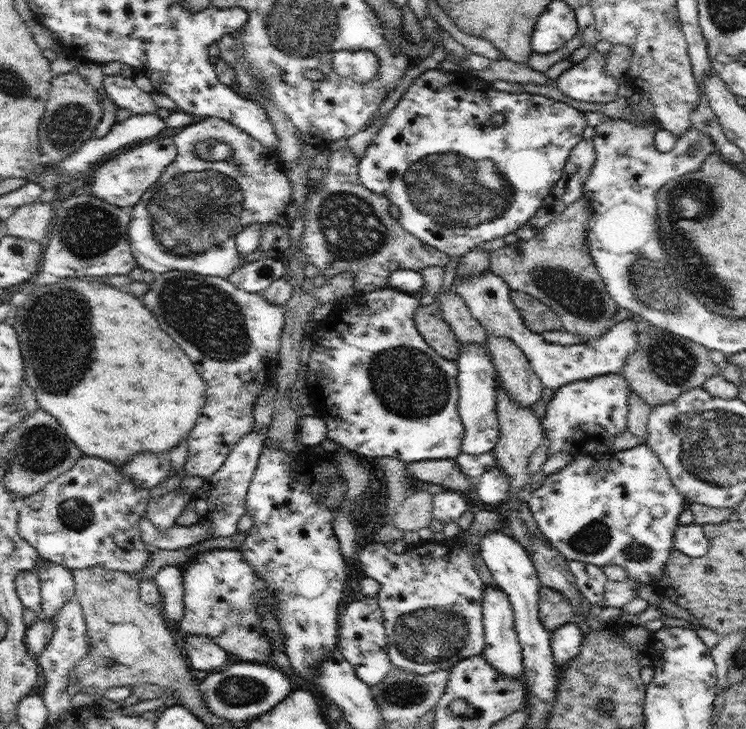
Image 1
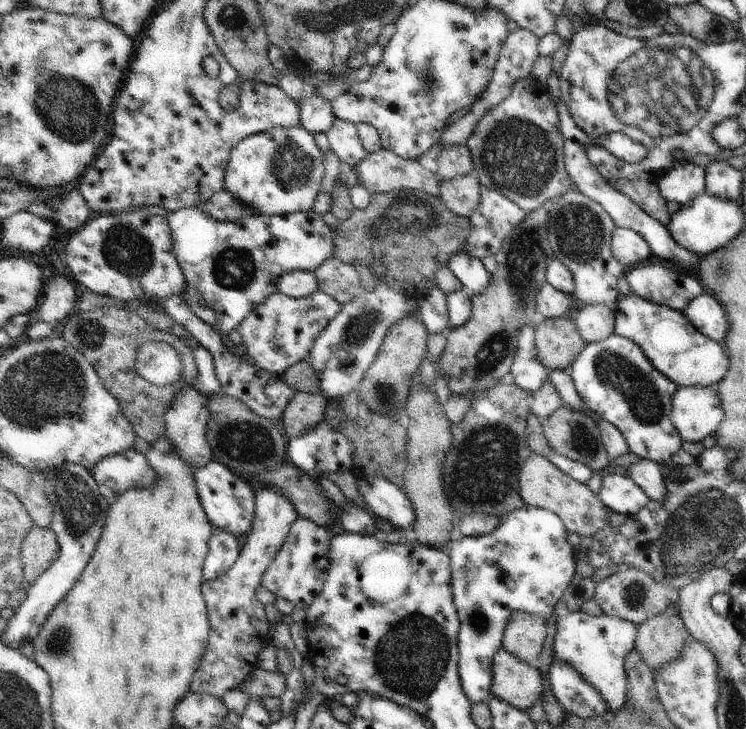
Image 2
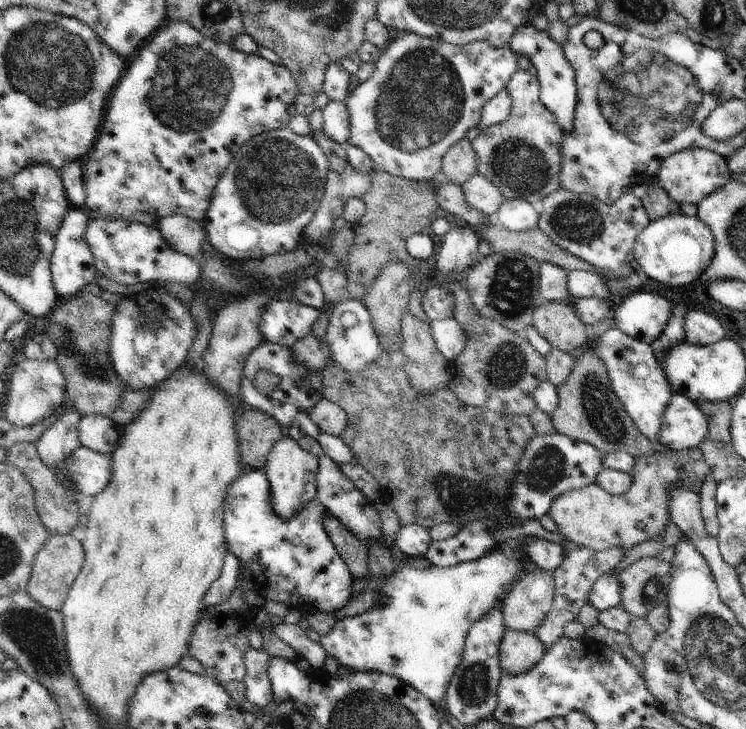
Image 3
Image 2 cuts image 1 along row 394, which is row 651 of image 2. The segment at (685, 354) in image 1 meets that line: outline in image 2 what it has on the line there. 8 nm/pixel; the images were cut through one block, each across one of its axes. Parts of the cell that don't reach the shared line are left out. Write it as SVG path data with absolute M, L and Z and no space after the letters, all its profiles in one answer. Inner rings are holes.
M662 613L639 625L633 648L654 672L674 660L690 637L680 615Z

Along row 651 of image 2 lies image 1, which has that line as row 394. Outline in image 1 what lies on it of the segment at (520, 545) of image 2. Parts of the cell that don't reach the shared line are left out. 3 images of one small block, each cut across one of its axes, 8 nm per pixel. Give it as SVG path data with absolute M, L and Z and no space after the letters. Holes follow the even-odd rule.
M461 345L459 351L460 355L455 362L458 366L458 414L464 426L461 452L472 455L486 454L493 450L499 437L498 415L496 415L496 394L498 394L496 391L496 369L486 345Z

